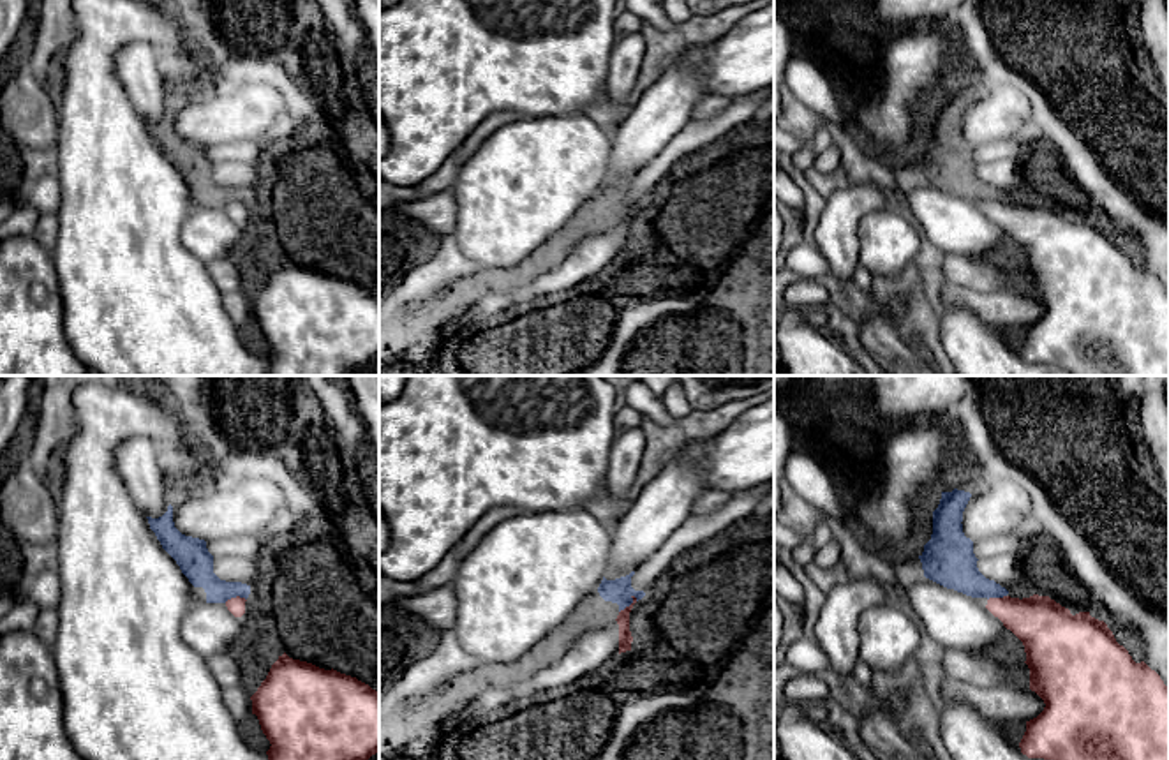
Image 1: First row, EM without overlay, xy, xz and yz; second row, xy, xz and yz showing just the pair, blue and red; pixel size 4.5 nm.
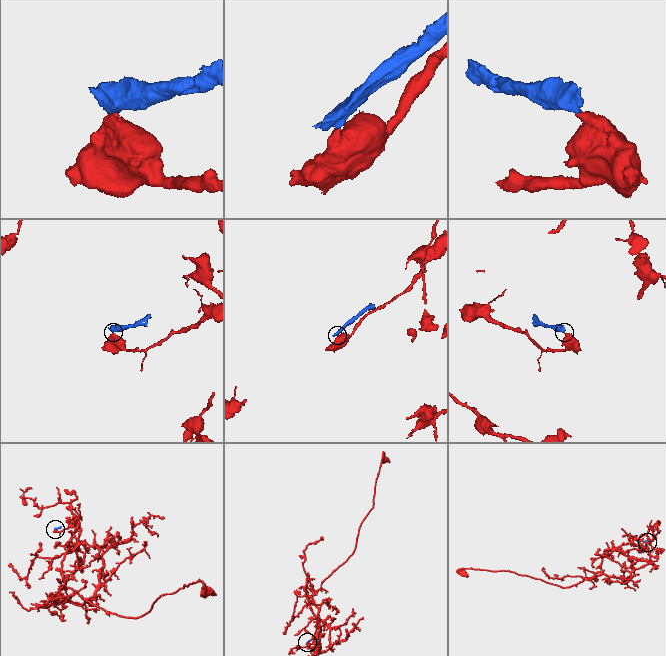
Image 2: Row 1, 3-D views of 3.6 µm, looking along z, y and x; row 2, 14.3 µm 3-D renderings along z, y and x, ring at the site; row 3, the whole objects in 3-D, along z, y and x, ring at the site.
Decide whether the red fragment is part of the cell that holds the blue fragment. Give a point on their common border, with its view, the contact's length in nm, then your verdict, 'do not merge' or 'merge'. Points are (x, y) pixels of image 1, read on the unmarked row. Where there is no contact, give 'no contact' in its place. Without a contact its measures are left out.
meets blue in xz at (628, 210); contact 110 nm long; merge

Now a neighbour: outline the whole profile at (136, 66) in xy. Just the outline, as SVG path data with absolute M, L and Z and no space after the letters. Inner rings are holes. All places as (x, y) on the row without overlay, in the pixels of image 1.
M129 42L122 46L115 55L115 71L146 122L159 123L168 116L171 97L150 44Z

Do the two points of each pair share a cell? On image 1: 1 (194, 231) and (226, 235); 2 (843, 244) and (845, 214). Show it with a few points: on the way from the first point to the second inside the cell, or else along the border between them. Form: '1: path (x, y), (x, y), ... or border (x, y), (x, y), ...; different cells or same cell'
1: path (201, 231), (219, 233); same cell
2: path (843, 237), (843, 221); same cell

